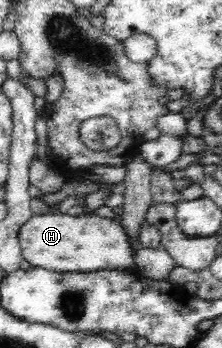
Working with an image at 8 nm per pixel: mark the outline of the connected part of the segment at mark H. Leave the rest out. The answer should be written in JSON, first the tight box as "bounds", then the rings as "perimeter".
{"bounds":[19,214,133,272],"perimeter":[[[34,214],[19,229],[23,259],[34,267],[56,272],[92,272],[133,269],[133,244],[117,218],[82,214]]]}

